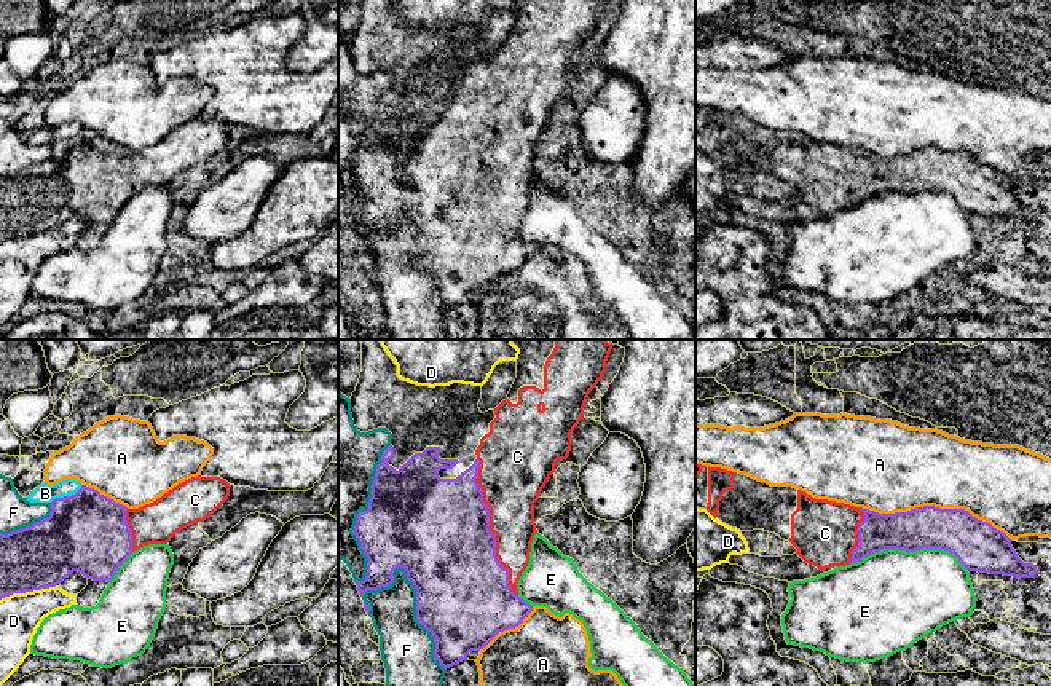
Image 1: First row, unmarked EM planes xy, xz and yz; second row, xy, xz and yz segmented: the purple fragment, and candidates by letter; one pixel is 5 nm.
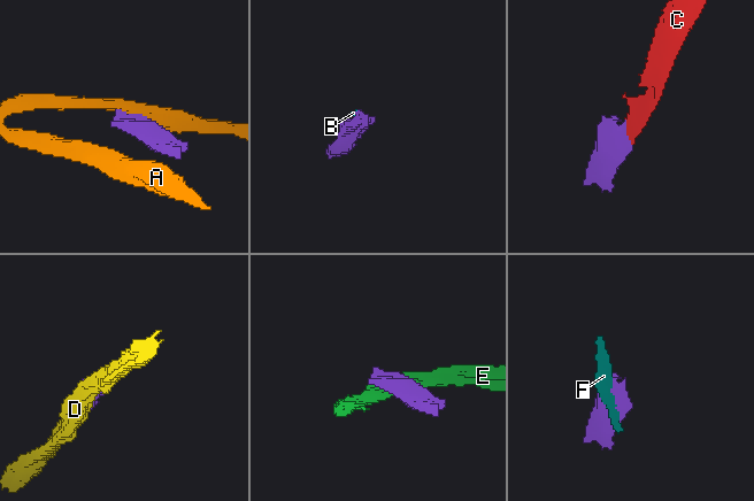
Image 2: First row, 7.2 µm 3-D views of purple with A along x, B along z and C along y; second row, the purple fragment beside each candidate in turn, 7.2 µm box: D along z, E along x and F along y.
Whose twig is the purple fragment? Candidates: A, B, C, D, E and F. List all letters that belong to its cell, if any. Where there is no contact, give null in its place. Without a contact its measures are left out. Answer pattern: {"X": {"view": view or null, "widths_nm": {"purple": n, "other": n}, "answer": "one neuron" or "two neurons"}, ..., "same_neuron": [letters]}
{"A": {"view": "yz", "widths_nm": {"purple": 220, "other": 420}, "answer": "two neurons"}, "B": {"view": "xy", "widths_nm": {"purple": 400, "other": 100}, "answer": "two neurons"}, "C": {"view": "xz", "widths_nm": {"purple": 500, "other": 300}, "answer": "one neuron"}, "D": {"view": "xy", "widths_nm": {"purple": 320, "other": 220}, "answer": "two neurons"}, "E": {"view": "yz", "widths_nm": {"purple": 220, "other": 480}, "answer": "two neurons"}, "F": {"view": "xz", "widths_nm": {"purple": 480, "other": 280}, "answer": "two neurons"}, "same_neuron": ["C"]}

